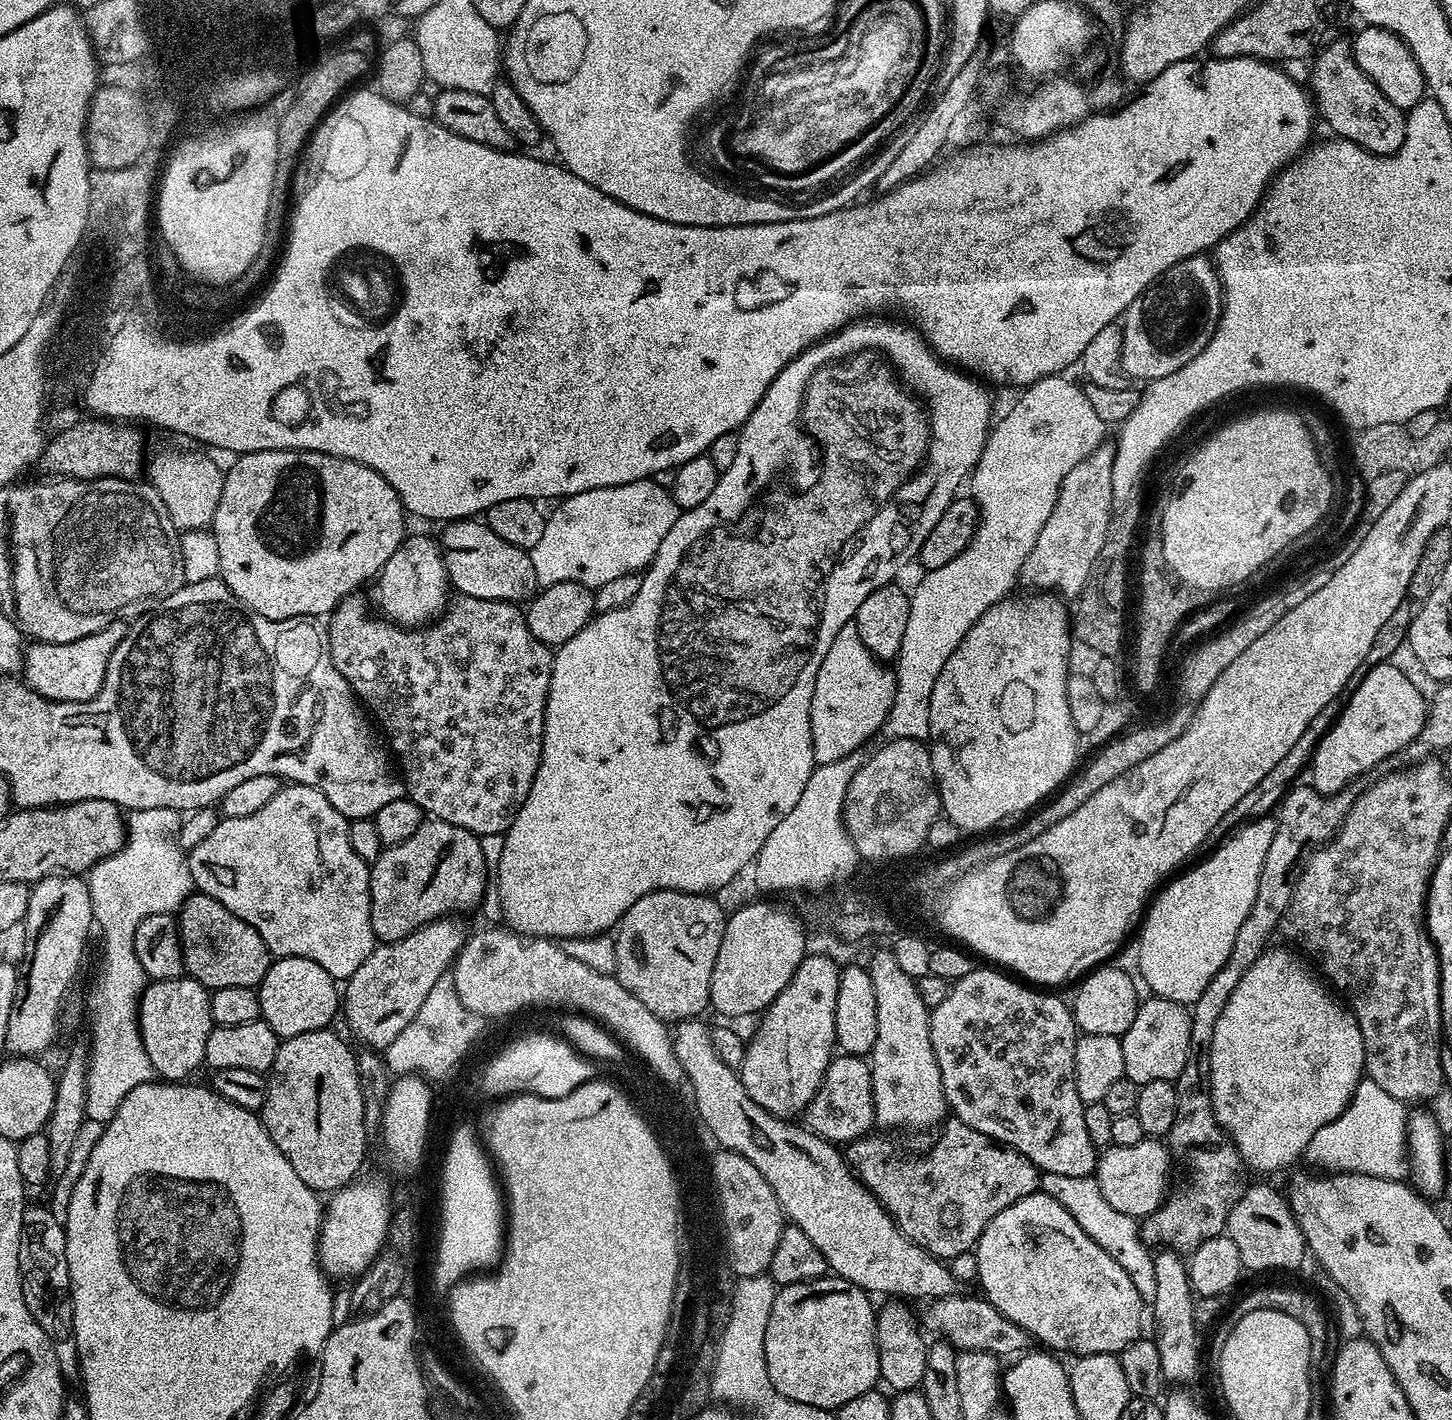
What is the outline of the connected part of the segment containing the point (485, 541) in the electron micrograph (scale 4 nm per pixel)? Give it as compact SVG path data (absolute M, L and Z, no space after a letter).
M476 518L453 520L445 523L443 528L444 533L438 536L438 543L444 554L451 587L459 595L513 602L528 602L536 596L538 585L534 562L525 549L502 542L502 538L498 538L498 534L494 534L487 523Z

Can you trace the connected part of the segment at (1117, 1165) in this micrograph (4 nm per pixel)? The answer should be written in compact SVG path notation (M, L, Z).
M1145 1138L1138 1142L1138 1146L1118 1146L1112 1144L1099 1153L1096 1161L1094 1179L1097 1186L1101 1188L1102 1196L1114 1206L1115 1210L1120 1210L1122 1214L1135 1218L1143 1218L1158 1210L1169 1195L1168 1179L1172 1176L1172 1156L1169 1145L1160 1138Z

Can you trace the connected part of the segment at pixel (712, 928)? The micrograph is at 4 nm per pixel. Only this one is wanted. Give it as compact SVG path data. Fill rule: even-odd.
M658 890L638 898L638 902L626 910L614 932L616 981L626 986L659 1020L683 1022L699 1017L699 1012L710 1004L710 974L714 970L714 958L718 958L718 946L722 946L725 919L726 912L720 909L716 898L708 894Z

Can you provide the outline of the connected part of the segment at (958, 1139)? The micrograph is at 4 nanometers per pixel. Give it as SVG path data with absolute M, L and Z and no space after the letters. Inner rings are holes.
M948 1118L943 1121L940 1130L940 1137L921 1160L903 1156L886 1137L877 1134L861 1136L847 1145L846 1160L869 1192L873 1192L881 1206L892 1215L906 1238L913 1240L919 1248L925 1248L936 1259L951 1262L958 1254L975 1249L982 1230L986 1230L989 1222L1002 1214L1006 1206L1037 1191L1041 1187L1042 1173L1021 1152L1015 1152L986 1134L966 1126L966 1122Z

